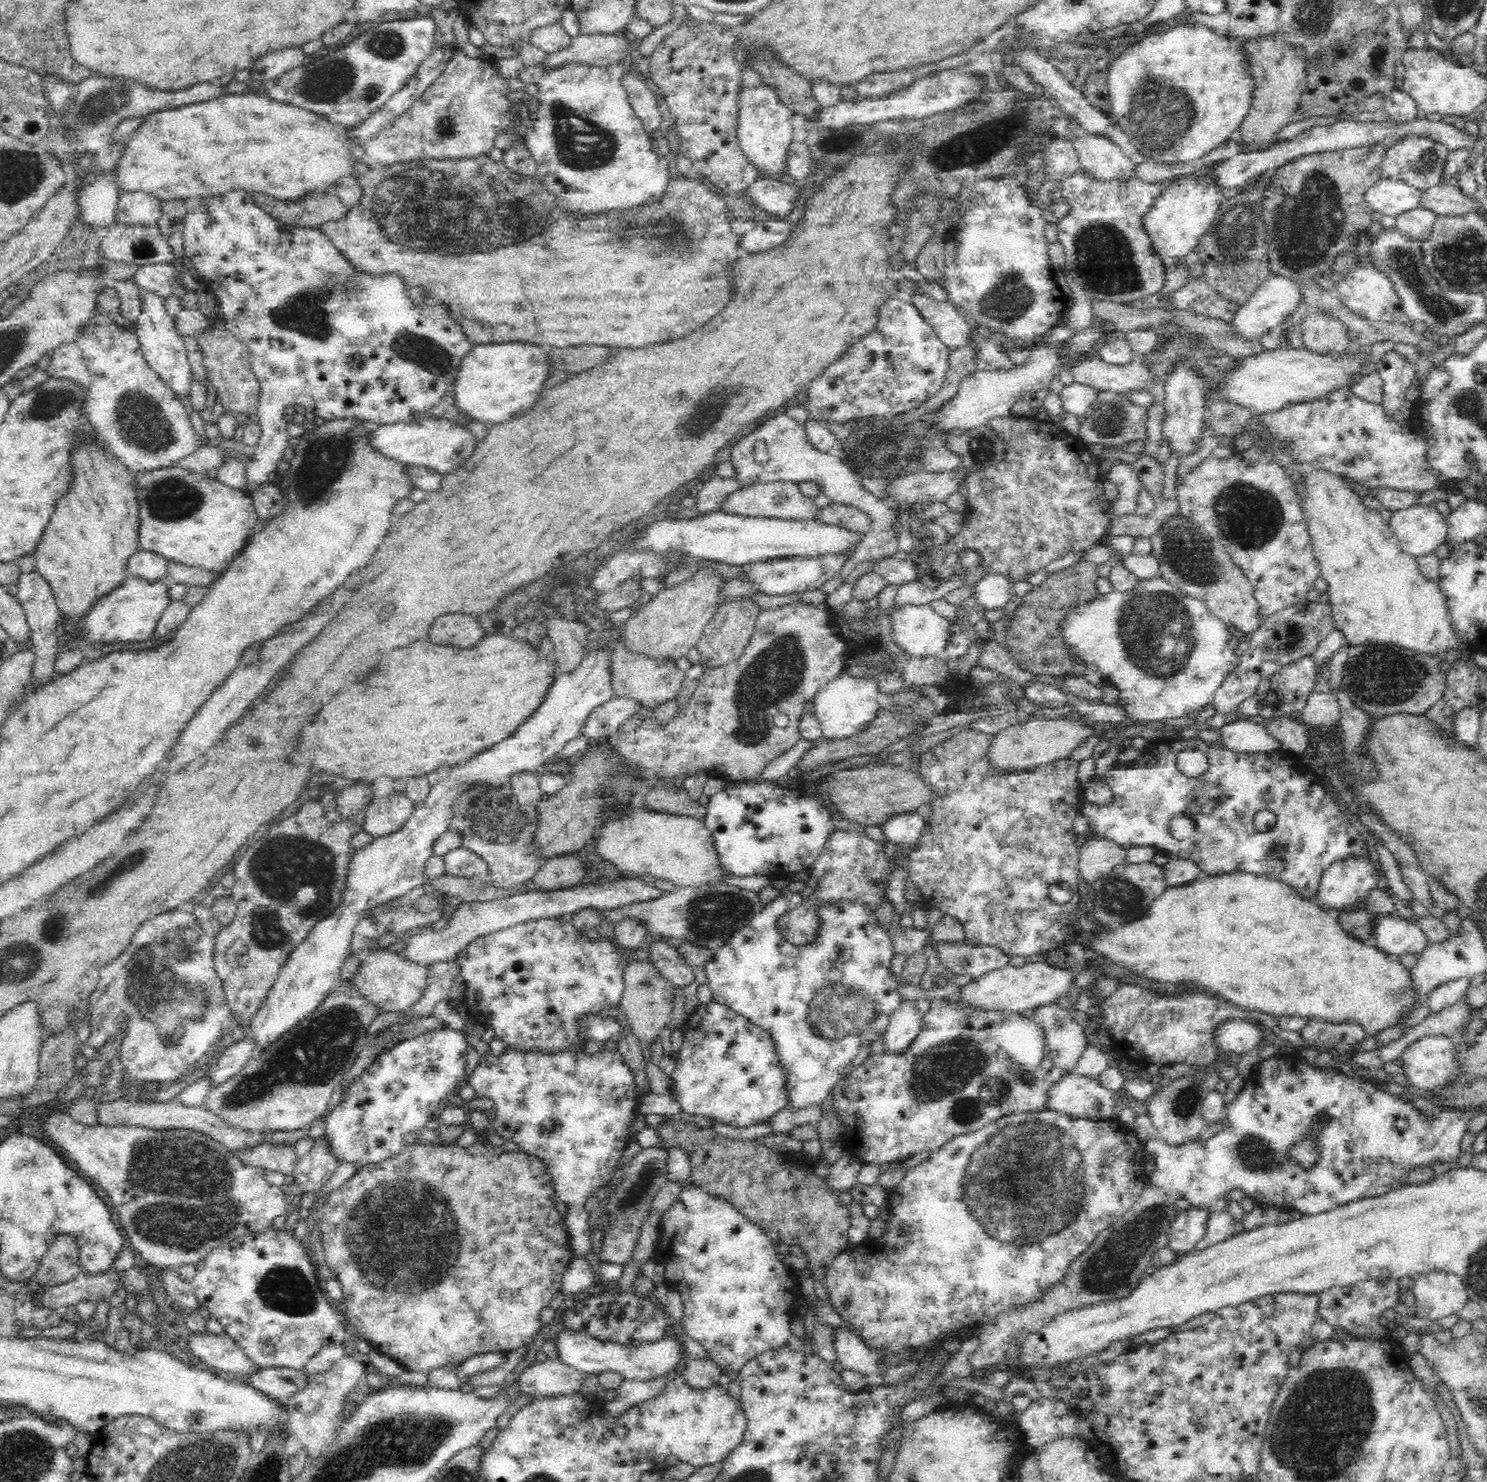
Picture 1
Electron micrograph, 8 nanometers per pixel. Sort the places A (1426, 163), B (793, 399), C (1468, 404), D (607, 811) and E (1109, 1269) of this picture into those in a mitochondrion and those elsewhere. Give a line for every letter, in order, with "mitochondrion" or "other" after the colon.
A: mitochondrion
B: other
C: mitochondrion
D: mitochondrion
E: mitochondrion

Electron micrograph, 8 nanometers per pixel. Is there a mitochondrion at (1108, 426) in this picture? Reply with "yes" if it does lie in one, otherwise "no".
yes

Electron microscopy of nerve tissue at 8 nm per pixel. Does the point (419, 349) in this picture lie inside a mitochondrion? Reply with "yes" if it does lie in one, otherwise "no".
yes

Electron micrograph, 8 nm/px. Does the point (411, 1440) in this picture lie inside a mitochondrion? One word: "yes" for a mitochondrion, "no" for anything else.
yes

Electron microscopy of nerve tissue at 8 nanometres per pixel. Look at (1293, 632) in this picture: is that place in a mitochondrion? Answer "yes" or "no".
no

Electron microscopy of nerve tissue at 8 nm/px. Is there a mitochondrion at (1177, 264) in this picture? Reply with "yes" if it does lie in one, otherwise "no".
no

